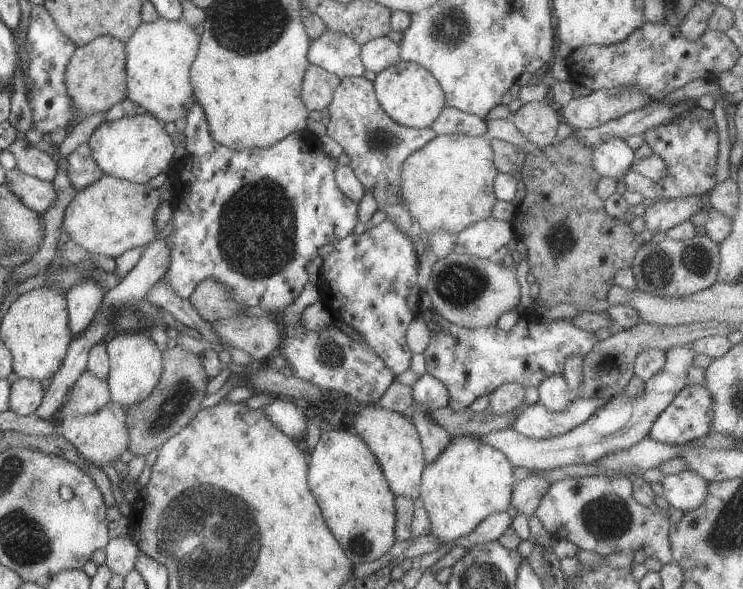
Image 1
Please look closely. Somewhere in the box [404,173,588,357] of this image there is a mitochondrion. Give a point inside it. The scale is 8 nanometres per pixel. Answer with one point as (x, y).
(459, 285)

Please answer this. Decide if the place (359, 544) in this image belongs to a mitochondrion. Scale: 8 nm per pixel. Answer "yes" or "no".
yes

